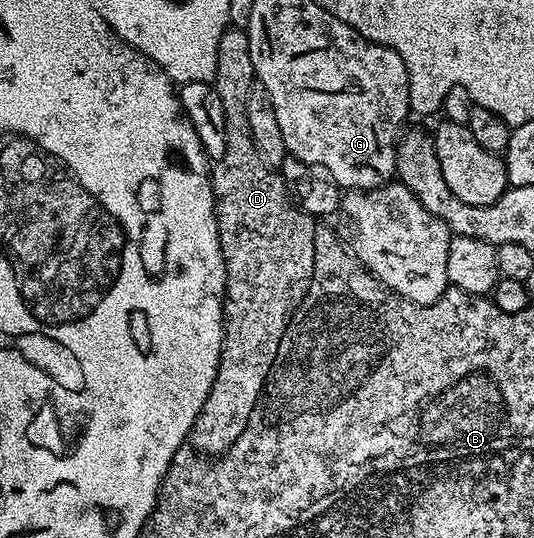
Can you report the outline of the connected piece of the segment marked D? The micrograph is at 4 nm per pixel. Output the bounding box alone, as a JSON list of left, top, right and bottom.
[189,27,316,455]

